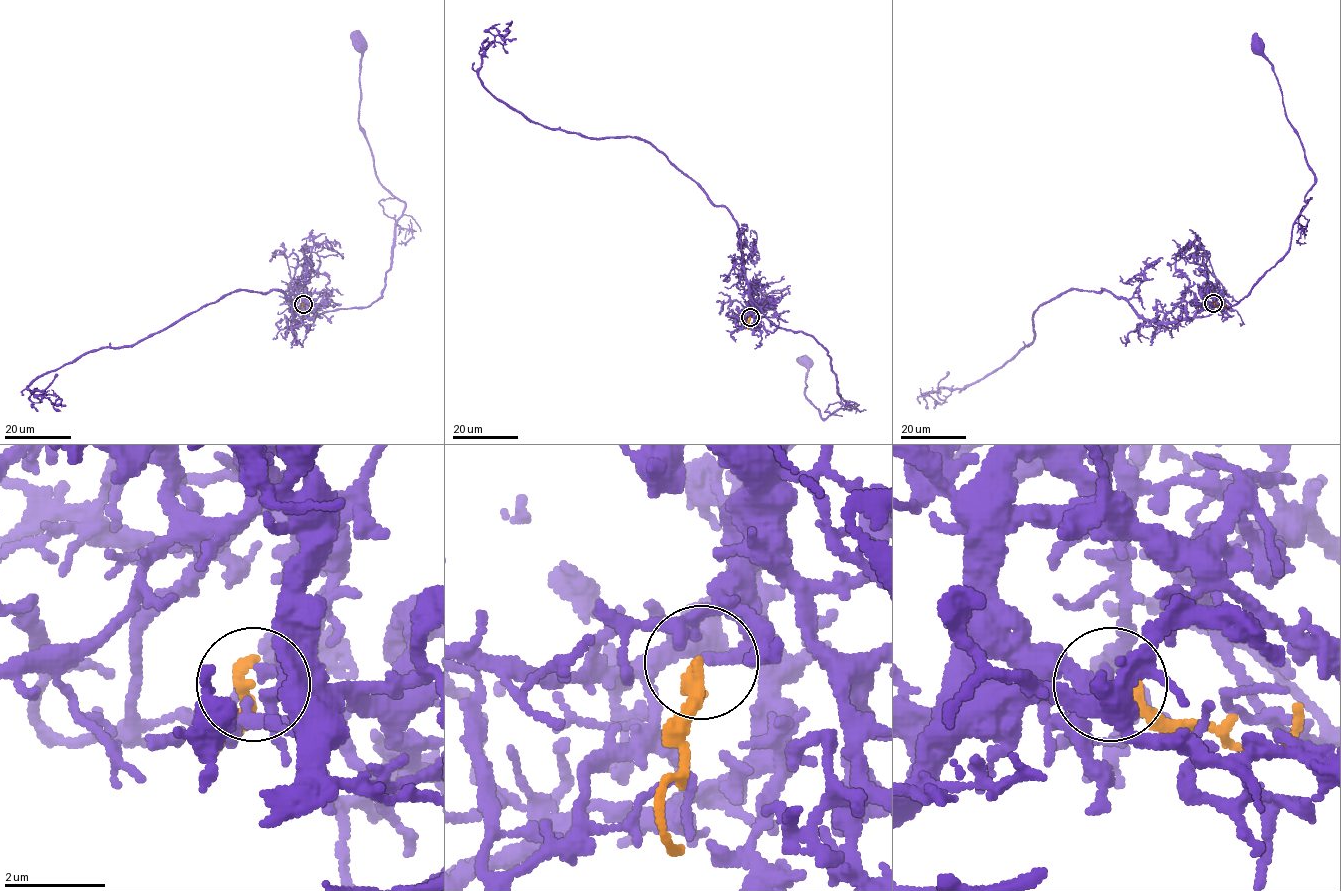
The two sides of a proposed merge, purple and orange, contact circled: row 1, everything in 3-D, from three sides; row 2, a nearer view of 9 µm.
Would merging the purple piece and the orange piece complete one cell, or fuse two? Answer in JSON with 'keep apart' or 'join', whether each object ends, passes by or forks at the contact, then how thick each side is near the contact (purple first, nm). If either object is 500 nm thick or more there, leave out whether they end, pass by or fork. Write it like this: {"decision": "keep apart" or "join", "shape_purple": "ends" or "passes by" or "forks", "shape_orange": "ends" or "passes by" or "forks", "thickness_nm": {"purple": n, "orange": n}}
{"decision": "join", "shape_purple": "ends", "shape_orange": "ends", "thickness_nm": {"purple": 200, "orange": 300}}

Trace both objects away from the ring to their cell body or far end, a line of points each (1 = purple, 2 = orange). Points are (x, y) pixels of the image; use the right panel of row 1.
1: (1213, 303), (1194, 317), (1235, 305), (1278, 262), (1315, 183), (1273, 65), (1257, 46)
2: (1213, 303), (1222, 308), (1225, 304)

